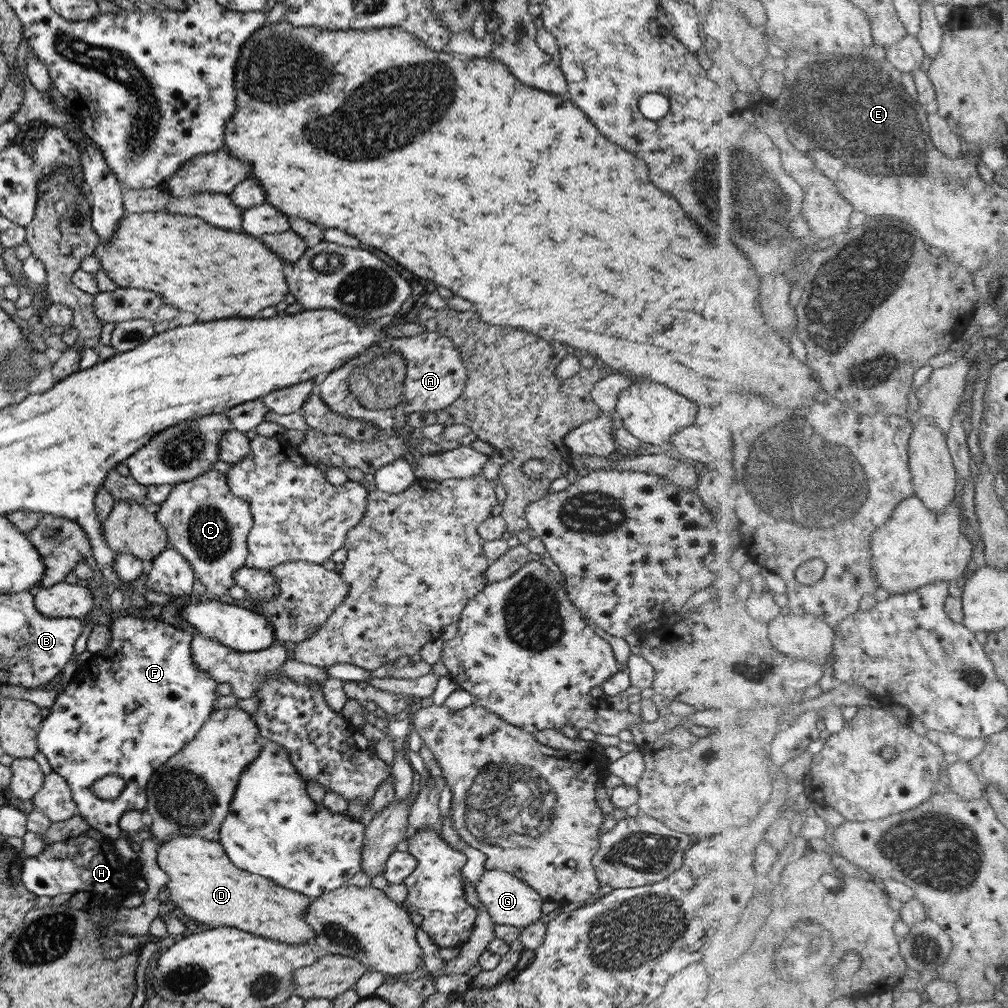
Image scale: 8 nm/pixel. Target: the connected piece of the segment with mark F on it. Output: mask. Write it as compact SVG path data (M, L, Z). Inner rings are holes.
M127 612L122 616L107 617L105 618L105 622L108 623L110 630L109 644L103 650L90 653L89 658L81 664L80 668L75 669L70 682L55 697L47 716L42 718L39 730L37 731L36 745L38 751L45 756L47 762L50 764L51 771L56 772L61 778L64 778L67 786L69 786L73 803L75 803L75 807L77 808L75 814L87 822L91 829L99 831L103 839L113 843L115 839L119 839L122 836L118 825L121 816L128 811L144 811L147 801L147 798L145 798L146 784L149 777L154 773L154 770L164 762L167 762L168 758L177 754L197 734L200 726L214 711L213 702L219 696L215 693L215 686L217 686L218 682L214 678L211 678L207 671L196 667L196 664L192 661L190 651L192 636L186 631L157 621L157 619L137 617ZM106 774L116 774L124 782L123 790L121 790L115 800L97 800L91 792L92 784Z

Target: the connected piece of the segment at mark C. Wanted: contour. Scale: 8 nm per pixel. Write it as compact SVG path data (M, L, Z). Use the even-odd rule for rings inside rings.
M209 469L191 480L172 485L167 498L154 514L157 522L163 525L168 547L173 547L191 565L194 578L206 588L206 595L214 599L228 600L227 589L234 584L232 572L244 565L247 554L246 536L251 528L251 513L248 504L237 498L226 485L224 473Z

